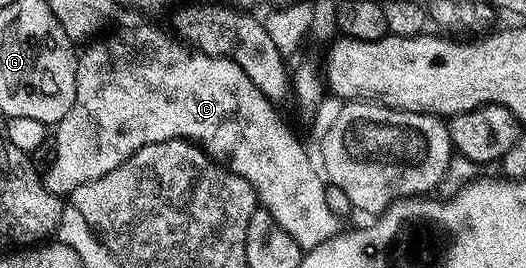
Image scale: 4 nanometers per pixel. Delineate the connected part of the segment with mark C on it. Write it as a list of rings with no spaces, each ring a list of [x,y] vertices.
[[[124,28],[105,40],[100,39],[93,39],[87,45],[89,48],[79,53],[74,102],[60,123],[55,125],[56,157],[48,173],[45,171],[42,176],[49,190],[71,194],[78,190],[78,186],[94,182],[94,178],[102,178],[102,174],[110,174],[114,166],[122,166],[122,162],[142,150],[142,146],[154,146],[167,140],[186,140],[201,148],[217,164],[250,182],[259,207],[270,213],[274,222],[278,222],[278,226],[298,242],[301,250],[316,248],[341,231],[341,217],[326,206],[325,177],[315,163],[312,165],[308,161],[307,150],[280,117],[276,109],[279,107],[262,94],[254,82],[250,82],[246,70],[242,70],[235,60],[193,50],[175,35],[167,36],[156,28]]]

